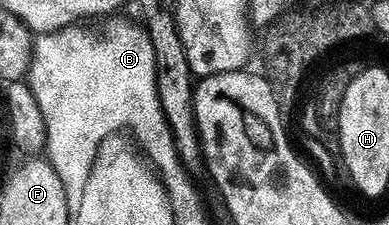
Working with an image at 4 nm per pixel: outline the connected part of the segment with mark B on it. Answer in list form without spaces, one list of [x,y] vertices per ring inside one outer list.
[[[114,17],[107,22],[111,23],[103,29],[102,35],[97,35],[94,31],[85,31],[85,26],[75,25],[67,27],[64,31],[41,36],[34,45],[34,63],[30,66],[28,82],[36,101],[40,101],[40,113],[44,113],[49,162],[58,170],[66,195],[74,205],[82,200],[82,194],[103,144],[115,133],[131,131],[135,139],[133,142],[140,148],[141,154],[159,172],[179,166],[174,138],[164,117],[164,109],[160,105],[156,89],[158,66],[150,34],[137,22],[129,23],[126,19],[118,18],[122,17]]]

